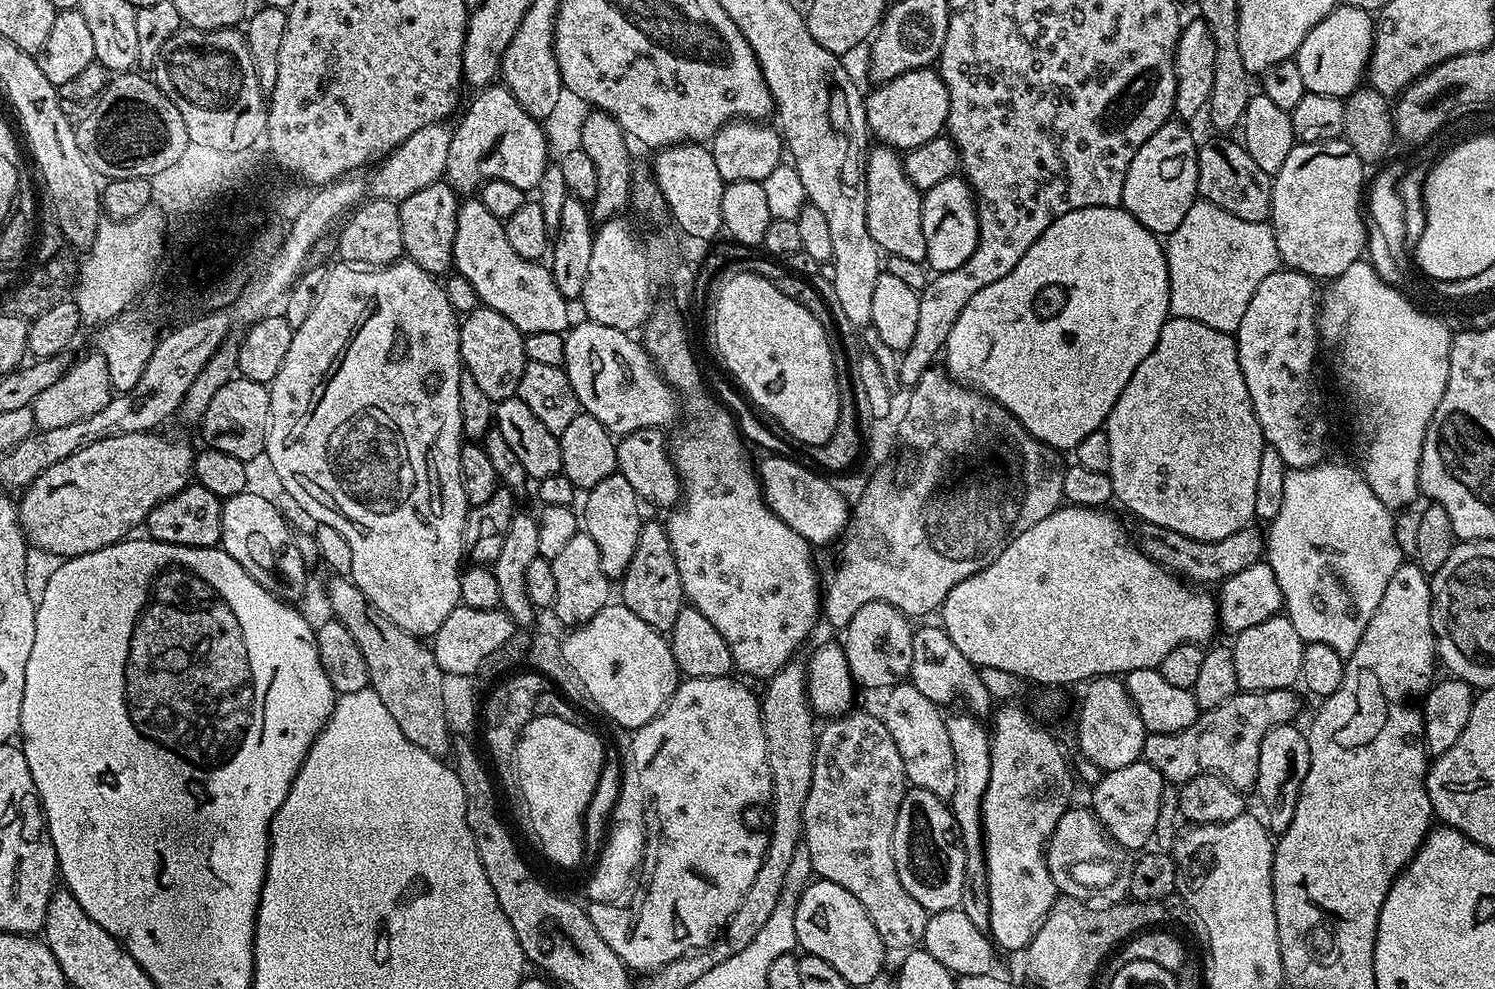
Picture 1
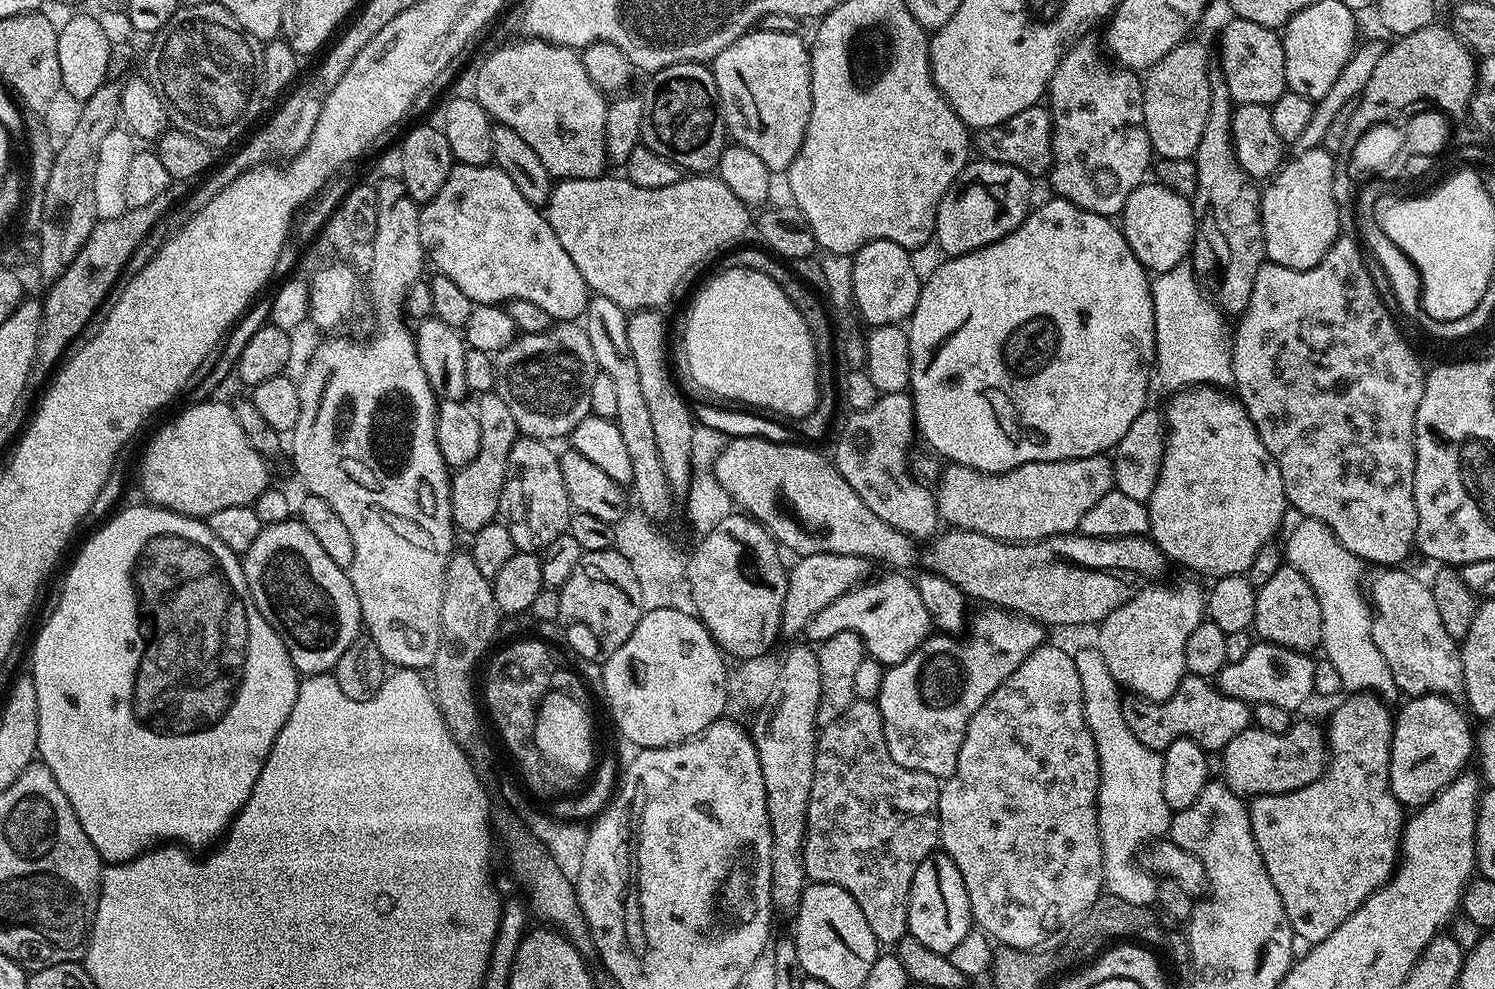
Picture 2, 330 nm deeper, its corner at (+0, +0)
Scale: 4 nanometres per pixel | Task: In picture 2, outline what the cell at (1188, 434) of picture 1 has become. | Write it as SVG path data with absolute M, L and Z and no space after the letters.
M1197 386L1177 391L1173 396L1176 397L1166 411L1162 470L1147 503L1150 539L1171 563L1173 560L1197 572L1192 573L1197 577L1247 573L1250 562L1258 558L1258 550L1269 544L1284 520L1286 501L1278 462L1262 446L1254 422L1250 422L1247 410L1235 395L1215 386Z

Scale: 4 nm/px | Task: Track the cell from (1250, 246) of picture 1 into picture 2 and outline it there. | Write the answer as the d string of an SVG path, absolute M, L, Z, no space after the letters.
M1191 263L1174 266L1174 270L1157 272L1151 277L1156 331L1155 375L1171 390L1197 386L1233 387L1232 345L1230 332L1224 329L1225 317L1200 286Z

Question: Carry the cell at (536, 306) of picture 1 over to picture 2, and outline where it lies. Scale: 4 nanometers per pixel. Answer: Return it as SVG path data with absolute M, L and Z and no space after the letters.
M453 163L450 174L446 182L442 182L442 190L428 204L423 205L420 210L420 237L424 247L424 255L427 263L436 267L435 271L441 276L453 279L455 283L466 293L466 298L470 298L473 305L477 304L499 304L503 305L509 300L526 298L526 302L534 302L534 306L542 306L546 314L551 316L556 322L576 322L583 317L588 308L590 299L590 289L588 283L578 274L578 266L570 262L570 254L562 250L562 242L558 242L558 234L550 226L547 215L539 207L532 205L522 196L522 192L514 186L509 175L505 174L502 169L492 164L483 164L482 166L470 166L469 164Z

